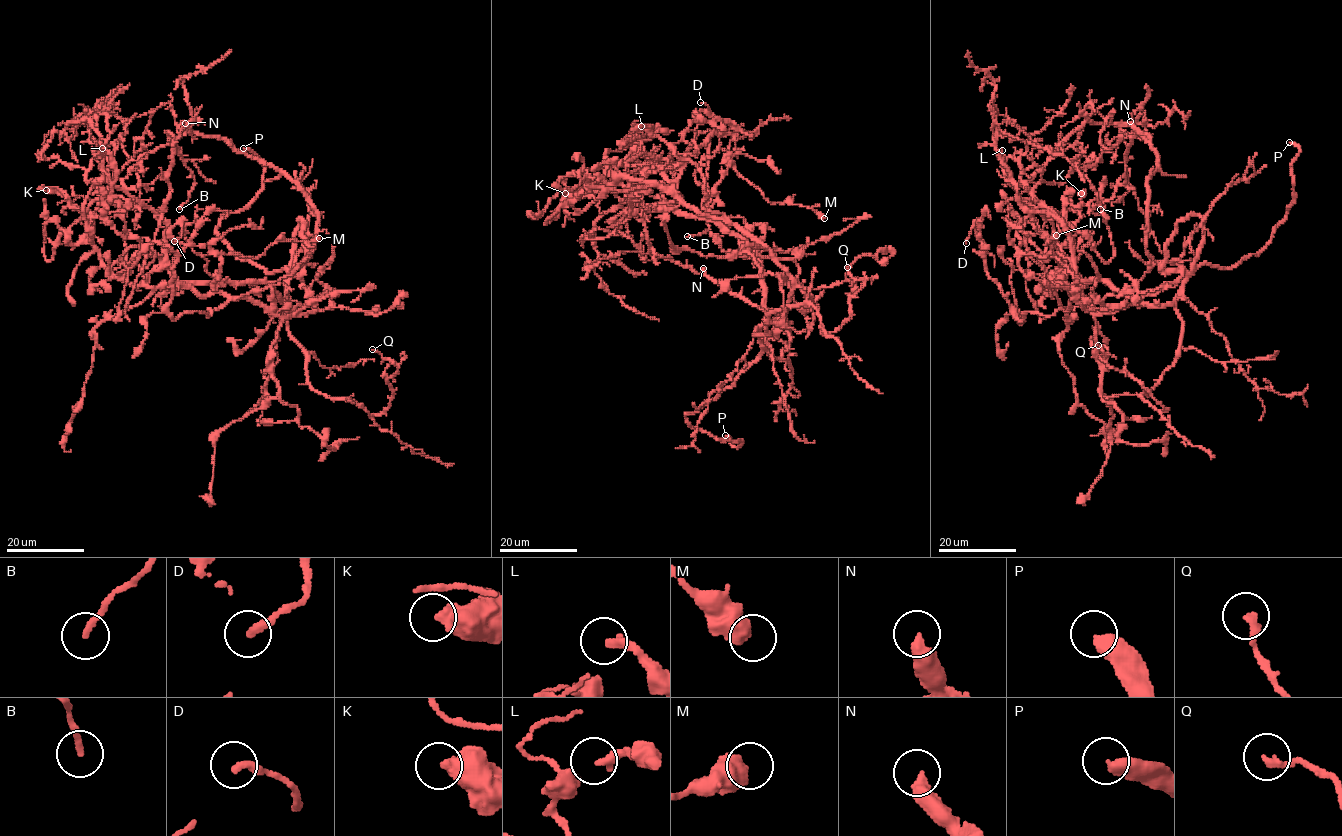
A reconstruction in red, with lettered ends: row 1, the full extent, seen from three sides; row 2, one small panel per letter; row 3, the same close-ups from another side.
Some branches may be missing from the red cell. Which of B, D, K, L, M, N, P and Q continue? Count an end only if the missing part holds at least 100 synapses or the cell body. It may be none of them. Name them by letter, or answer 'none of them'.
N, P

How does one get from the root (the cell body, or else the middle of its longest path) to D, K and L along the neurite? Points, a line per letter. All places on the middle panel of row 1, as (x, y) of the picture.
D: (715, 220), (670, 210), (659, 182), (616, 182), (651, 181), (724, 218), (673, 147), (706, 121), (700, 102)
K: (715, 220), (670, 210), (659, 182), (602, 182), (598, 189), (605, 195), (599, 198), (565, 193)
L: (715, 220), (670, 210), (659, 182), (584, 182), (581, 171), (628, 154), (650, 132), (641, 126)

